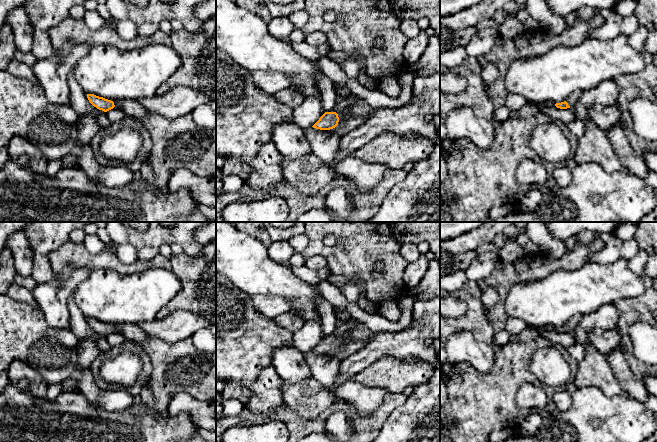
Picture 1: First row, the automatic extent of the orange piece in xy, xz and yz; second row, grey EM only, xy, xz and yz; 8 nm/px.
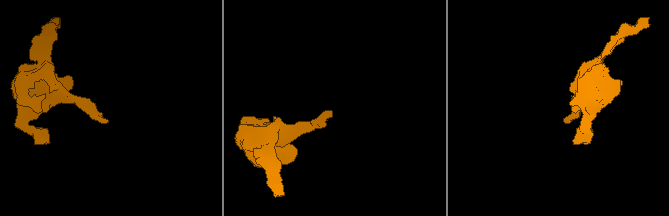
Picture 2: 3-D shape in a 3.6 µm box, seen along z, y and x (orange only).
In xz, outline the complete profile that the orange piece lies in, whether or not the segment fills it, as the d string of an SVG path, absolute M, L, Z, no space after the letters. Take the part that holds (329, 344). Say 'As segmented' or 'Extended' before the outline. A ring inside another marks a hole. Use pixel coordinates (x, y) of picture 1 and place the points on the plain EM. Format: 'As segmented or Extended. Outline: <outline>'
Extended. Outline: M339 323L336 330L336 335L325 336L312 351L320 354L332 353L339 360L342 360L362 349L371 340L345 340L344 338L351 326L352 323Z

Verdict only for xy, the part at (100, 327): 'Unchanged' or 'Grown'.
Grown

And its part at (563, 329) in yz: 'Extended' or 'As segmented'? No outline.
Extended

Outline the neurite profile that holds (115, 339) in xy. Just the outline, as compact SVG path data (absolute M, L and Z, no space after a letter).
M116 331L107 335L106 339L111 347L120 347L126 341L126 339Z

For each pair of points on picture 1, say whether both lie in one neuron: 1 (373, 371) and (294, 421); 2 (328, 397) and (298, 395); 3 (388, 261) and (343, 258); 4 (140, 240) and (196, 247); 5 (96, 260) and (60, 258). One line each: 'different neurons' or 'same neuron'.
1: different neurons
2: same neuron
3: same neuron
4: same neuron
5: same neuron

